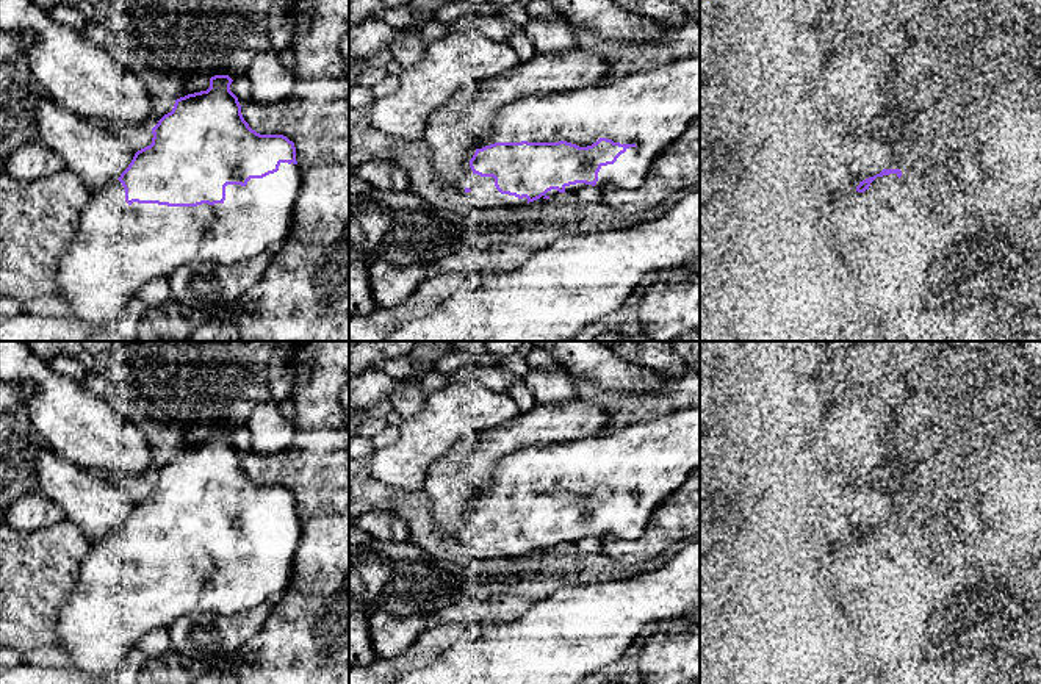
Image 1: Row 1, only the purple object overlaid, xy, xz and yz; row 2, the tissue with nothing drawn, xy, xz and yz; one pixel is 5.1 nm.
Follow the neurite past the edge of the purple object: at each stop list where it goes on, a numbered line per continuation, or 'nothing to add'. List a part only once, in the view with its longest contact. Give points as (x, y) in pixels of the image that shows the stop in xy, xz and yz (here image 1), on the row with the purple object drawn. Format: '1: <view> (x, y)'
1: xz (651, 108)

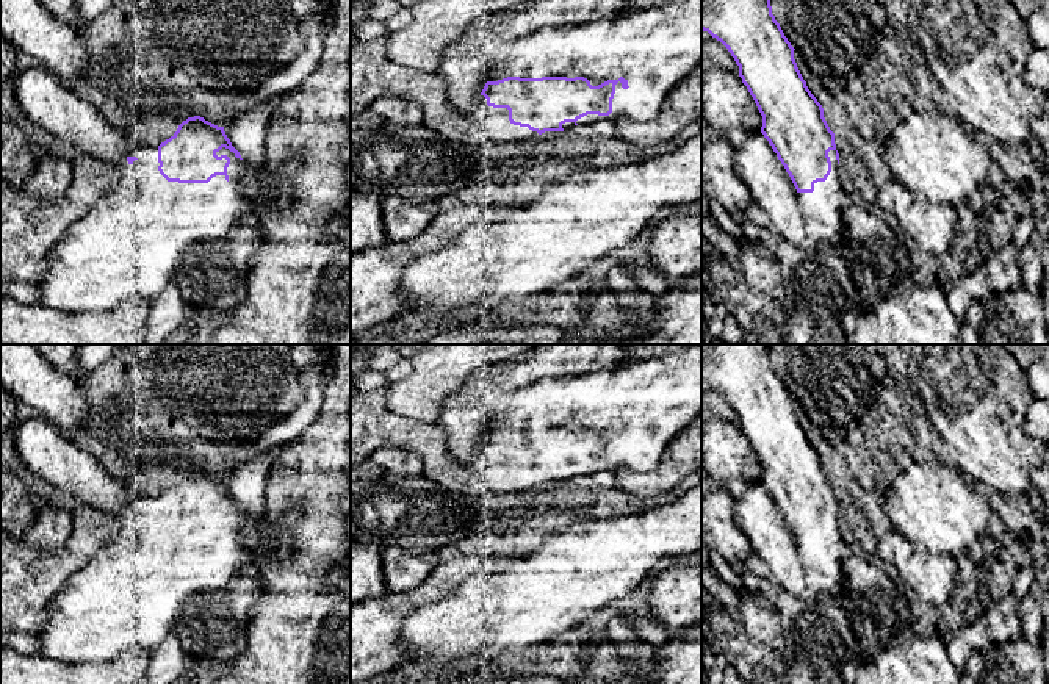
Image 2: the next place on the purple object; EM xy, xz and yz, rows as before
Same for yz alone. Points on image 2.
1: yz (805, 219)

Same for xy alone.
1: xy (130, 243)

